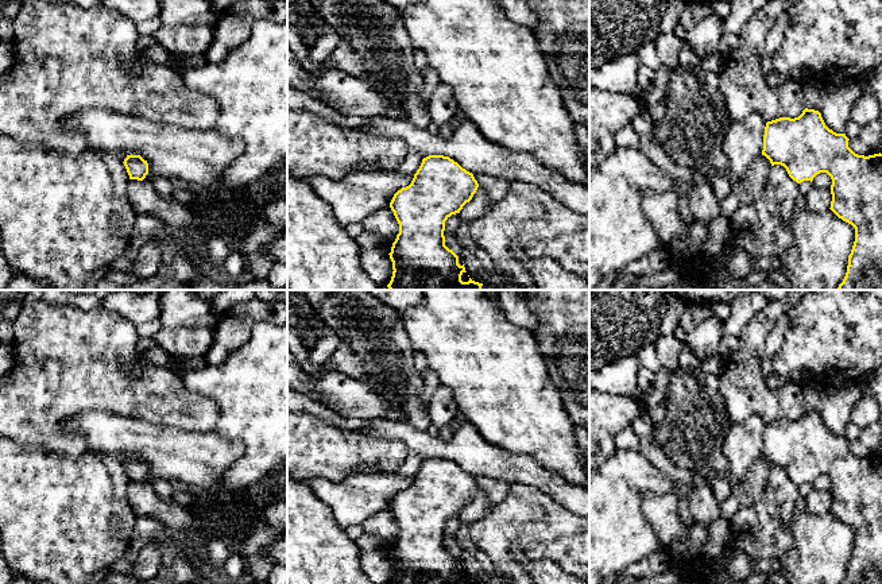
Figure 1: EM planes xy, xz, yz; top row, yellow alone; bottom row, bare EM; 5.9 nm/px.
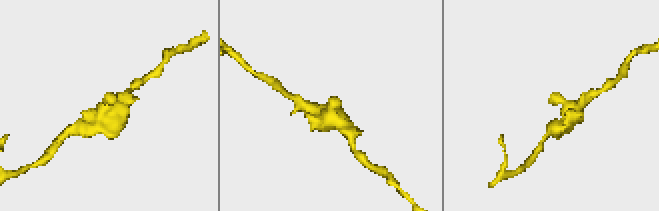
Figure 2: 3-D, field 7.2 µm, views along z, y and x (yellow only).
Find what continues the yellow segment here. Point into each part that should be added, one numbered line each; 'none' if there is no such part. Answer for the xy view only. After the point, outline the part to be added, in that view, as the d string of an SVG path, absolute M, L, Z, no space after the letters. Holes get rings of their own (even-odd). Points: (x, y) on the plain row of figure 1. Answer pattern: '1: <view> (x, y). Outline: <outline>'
none

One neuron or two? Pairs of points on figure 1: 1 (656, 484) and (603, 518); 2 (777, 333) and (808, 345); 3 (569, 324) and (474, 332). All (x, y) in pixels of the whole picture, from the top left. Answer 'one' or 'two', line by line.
1: one
2: two
3: two

